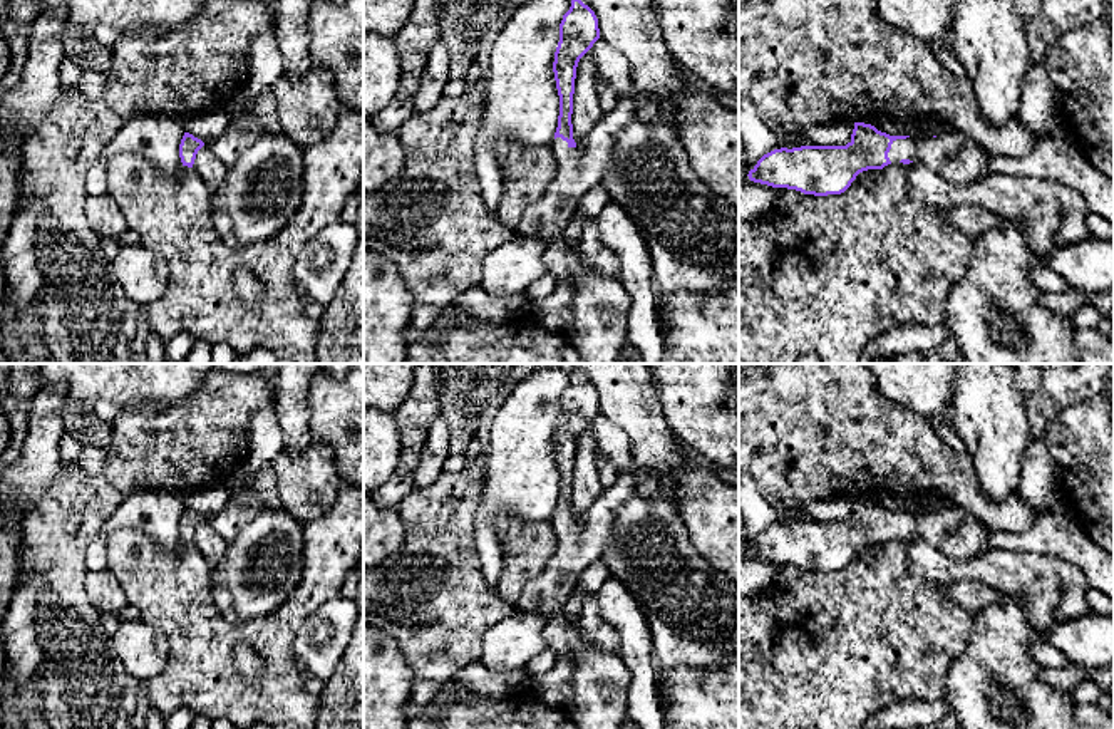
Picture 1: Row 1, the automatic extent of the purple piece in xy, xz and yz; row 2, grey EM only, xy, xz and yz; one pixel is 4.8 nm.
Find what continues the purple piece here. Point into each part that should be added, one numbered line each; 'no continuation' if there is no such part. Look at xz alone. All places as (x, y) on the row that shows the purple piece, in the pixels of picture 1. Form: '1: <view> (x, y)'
1: xz (578, 168)

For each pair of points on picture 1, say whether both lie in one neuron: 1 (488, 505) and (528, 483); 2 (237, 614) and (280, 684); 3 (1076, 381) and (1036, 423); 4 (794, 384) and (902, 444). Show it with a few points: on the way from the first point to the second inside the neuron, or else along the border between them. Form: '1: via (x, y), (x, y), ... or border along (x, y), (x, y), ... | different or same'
1: via (498, 495), (510, 483), (518, 483) | same
2: border along (213, 599), (232, 624), (265, 617), (278, 605) | different
3: via (1064, 389), (1042, 411) | same
4: via (821, 411), (848, 438), (875, 439) | same

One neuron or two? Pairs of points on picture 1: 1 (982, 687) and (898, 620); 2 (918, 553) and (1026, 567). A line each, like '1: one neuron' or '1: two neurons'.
1: two neurons
2: one neuron

